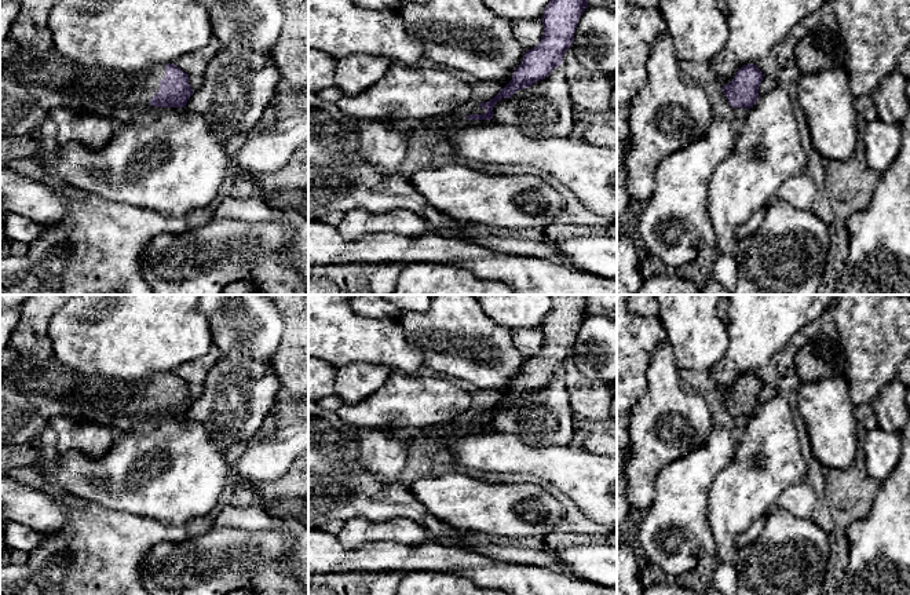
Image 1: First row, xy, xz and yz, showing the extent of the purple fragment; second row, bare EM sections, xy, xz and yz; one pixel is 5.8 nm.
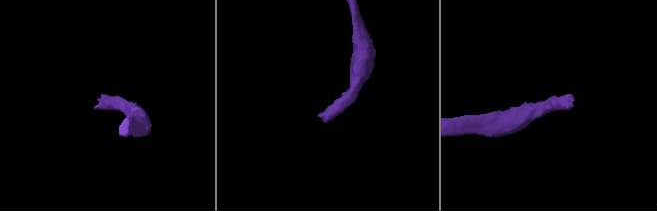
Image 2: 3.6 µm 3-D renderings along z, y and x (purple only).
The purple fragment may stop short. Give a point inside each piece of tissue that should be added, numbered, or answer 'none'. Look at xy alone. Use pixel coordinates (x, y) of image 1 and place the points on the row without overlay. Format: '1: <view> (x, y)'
1: xy (135, 401)

